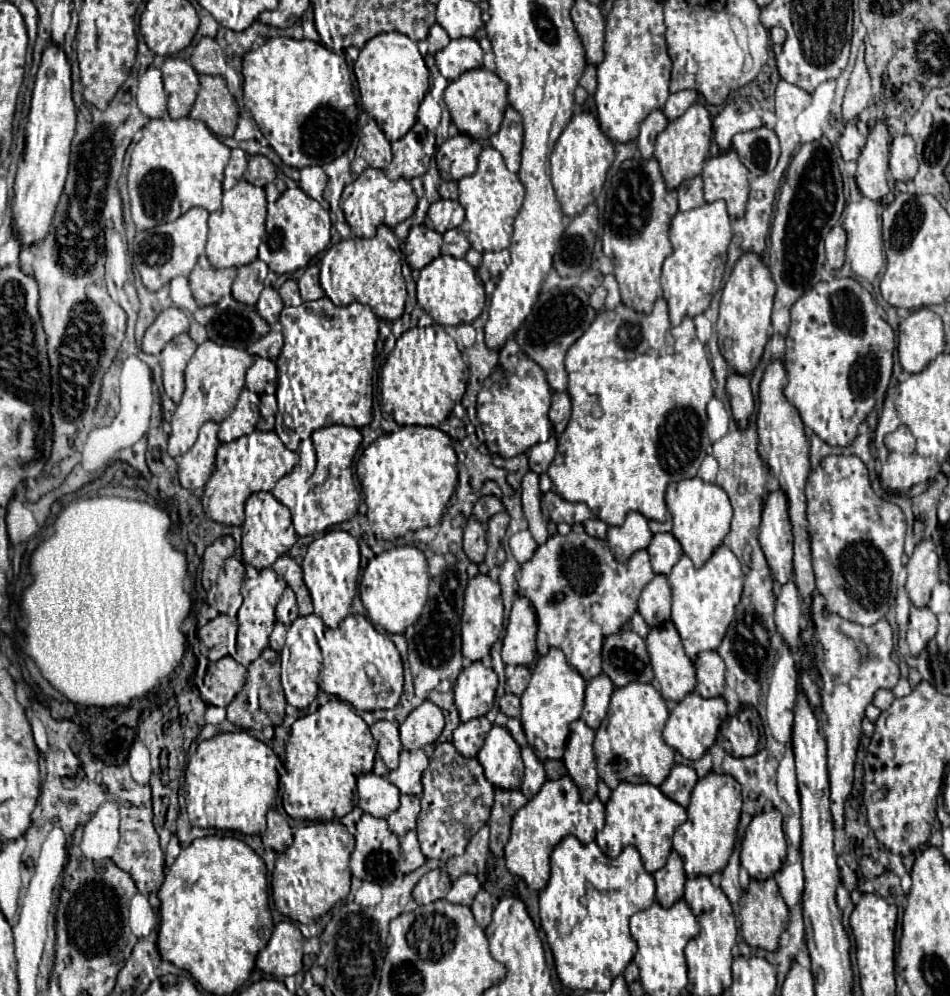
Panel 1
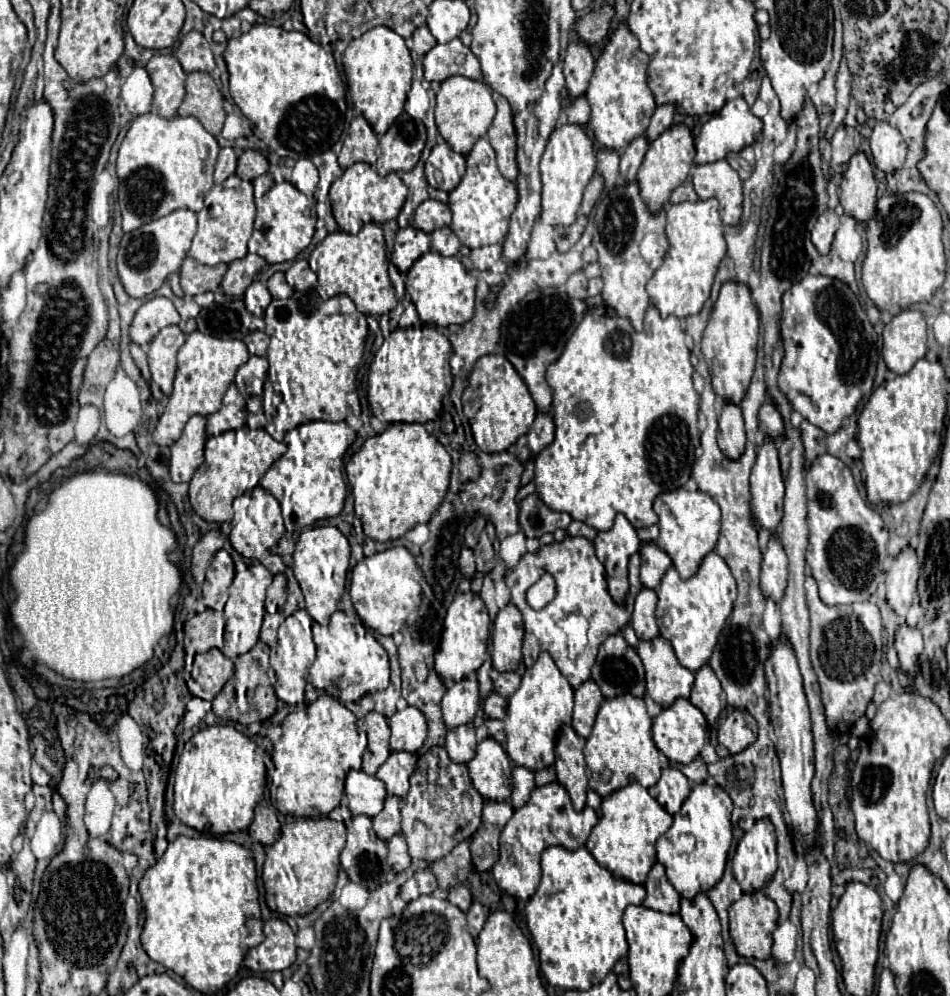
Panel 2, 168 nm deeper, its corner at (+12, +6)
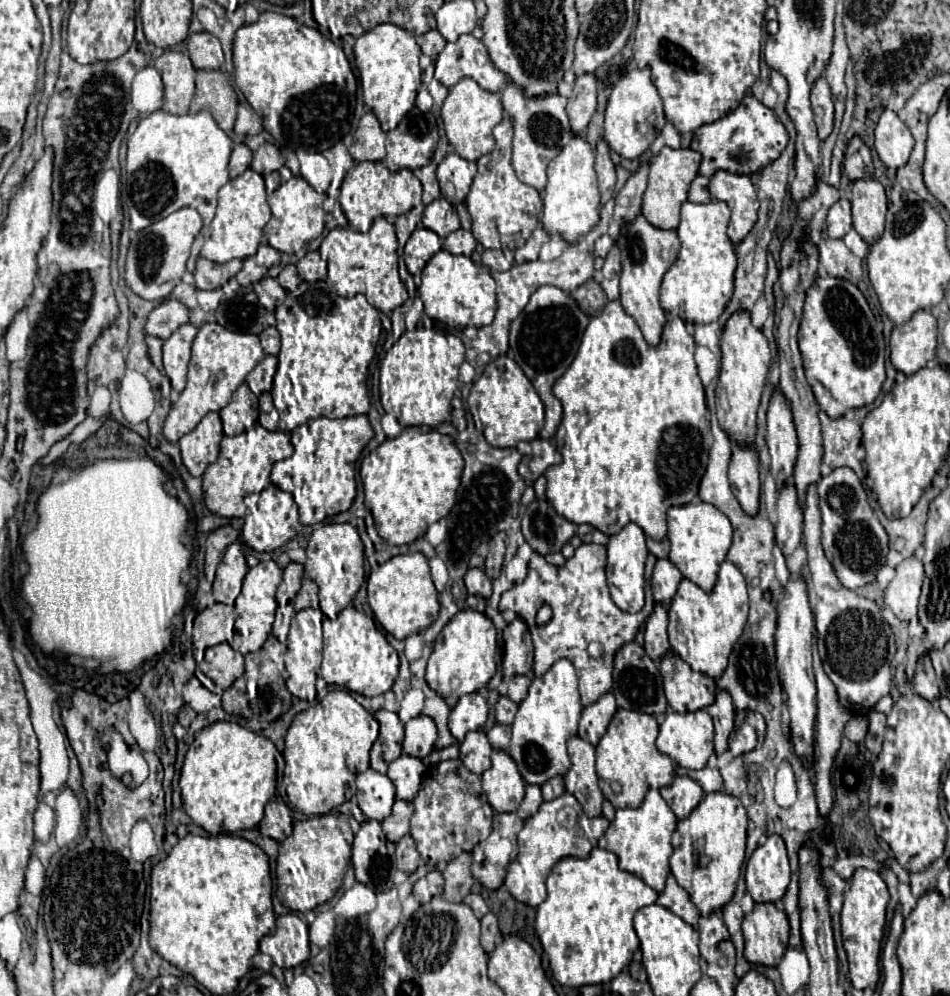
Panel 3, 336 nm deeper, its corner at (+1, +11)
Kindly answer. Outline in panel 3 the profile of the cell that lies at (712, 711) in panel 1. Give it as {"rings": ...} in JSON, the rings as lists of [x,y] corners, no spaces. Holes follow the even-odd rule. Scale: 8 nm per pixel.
{"rings":[[[670,711],[666,713],[664,723],[660,725],[660,733],[656,739],[656,745],[662,753],[670,755],[672,759],[678,761],[678,765],[686,769],[702,769],[708,761],[708,757],[714,753],[714,743],[712,743],[712,717],[704,711],[686,711],[686,713],[676,713]]]}

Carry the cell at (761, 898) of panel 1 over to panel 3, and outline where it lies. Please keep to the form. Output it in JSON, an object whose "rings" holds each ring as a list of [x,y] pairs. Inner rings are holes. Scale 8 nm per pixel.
{"rings":[[[756,903],[754,911],[744,915],[744,957],[750,963],[776,967],[788,945],[788,917],[776,903]]]}

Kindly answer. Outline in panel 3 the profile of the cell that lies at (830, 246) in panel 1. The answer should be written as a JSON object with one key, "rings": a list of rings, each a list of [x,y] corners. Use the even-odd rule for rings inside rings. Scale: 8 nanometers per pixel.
{"rings":[[[840,199],[836,205],[828,209],[826,217],[826,233],[828,237],[840,239],[852,229],[852,213],[850,213],[850,201]]]}

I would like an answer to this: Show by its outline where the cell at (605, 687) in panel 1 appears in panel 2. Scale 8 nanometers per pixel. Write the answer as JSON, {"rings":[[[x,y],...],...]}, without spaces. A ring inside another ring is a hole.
{"rings":[[[593,680],[585,682],[579,690],[575,690],[575,708],[573,708],[571,726],[581,738],[589,738],[591,728],[595,724],[595,716],[601,708],[603,700],[605,698],[603,698],[599,686],[595,686]]]}

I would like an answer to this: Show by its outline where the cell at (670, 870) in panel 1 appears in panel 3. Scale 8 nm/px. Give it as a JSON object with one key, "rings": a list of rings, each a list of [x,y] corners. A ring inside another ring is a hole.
{"rings":[[[672,873],[668,875],[666,887],[664,887],[664,891],[660,893],[656,905],[662,905],[662,907],[670,909],[672,913],[676,913],[678,917],[682,917],[686,923],[690,923],[690,925],[694,925],[694,927],[698,925],[698,915],[700,915],[700,913],[698,913],[696,905],[690,901],[690,895],[676,883],[676,879],[674,879]]]}

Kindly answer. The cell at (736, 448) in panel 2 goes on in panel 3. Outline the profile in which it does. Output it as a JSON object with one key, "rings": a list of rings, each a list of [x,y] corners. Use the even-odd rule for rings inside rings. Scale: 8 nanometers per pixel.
{"rings":[[[738,445],[734,447],[728,475],[732,493],[738,497],[742,509],[754,515],[758,511],[760,499],[760,477],[758,477],[758,455],[752,445],[746,445],[746,449],[738,449]]]}

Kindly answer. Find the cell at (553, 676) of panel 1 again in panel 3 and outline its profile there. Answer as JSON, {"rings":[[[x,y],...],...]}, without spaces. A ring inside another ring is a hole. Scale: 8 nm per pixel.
{"rings":[[[558,659],[542,677],[536,677],[528,689],[526,699],[520,703],[516,719],[512,723],[512,743],[508,753],[518,763],[518,771],[530,785],[544,785],[554,775],[564,775],[570,769],[570,757],[566,753],[566,741],[578,731],[578,721],[582,713],[580,693],[578,693],[578,675],[570,661]]]}

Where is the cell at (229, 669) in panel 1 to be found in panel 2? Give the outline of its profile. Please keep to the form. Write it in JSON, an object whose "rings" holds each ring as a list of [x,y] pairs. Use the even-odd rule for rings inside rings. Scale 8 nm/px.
{"rings":[[[217,648],[195,656],[193,680],[201,686],[201,698],[213,700],[225,682],[233,676],[233,662],[225,658]]]}

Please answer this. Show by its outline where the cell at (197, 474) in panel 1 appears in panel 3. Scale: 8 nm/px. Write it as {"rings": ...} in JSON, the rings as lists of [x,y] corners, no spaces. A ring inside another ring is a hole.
{"rings":[[[208,413],[192,433],[184,435],[178,441],[182,461],[190,475],[200,477],[206,471],[206,467],[218,459],[222,437],[224,433],[222,433],[220,415]]]}

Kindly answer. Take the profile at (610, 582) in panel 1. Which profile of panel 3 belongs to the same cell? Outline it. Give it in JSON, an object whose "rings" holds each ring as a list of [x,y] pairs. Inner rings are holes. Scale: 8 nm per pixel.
{"rings":[[[582,543],[570,559],[562,567],[550,565],[540,553],[530,557],[528,577],[508,589],[500,599],[500,611],[512,609],[516,615],[522,615],[528,623],[532,641],[534,641],[534,673],[536,677],[544,675],[550,665],[562,657],[566,657],[578,671],[580,677],[580,695],[582,705],[592,705],[602,693],[612,689],[612,659],[620,645],[632,641],[638,629],[644,625],[648,615],[652,613],[654,599],[650,591],[650,575],[656,563],[654,555],[646,559],[646,605],[640,613],[624,613],[618,609],[610,597],[606,585],[606,547],[596,543]],[[548,603],[552,609],[552,619],[546,625],[536,623],[538,609]],[[590,641],[600,641],[604,645],[604,655],[598,661],[590,661],[586,645]]]}

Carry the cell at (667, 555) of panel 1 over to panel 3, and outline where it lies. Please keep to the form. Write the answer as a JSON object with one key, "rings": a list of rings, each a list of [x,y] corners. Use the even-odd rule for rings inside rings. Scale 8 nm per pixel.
{"rings":[[[658,559],[652,573],[652,591],[654,601],[668,605],[678,589],[678,583],[682,579],[682,573],[670,559]]]}

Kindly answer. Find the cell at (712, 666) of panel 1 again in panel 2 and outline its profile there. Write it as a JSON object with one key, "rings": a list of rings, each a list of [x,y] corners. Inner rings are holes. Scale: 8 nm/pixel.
{"rings":[[[703,666],[695,674],[695,684],[693,684],[693,692],[691,692],[691,704],[697,706],[705,714],[709,726],[715,724],[715,720],[717,720],[717,716],[721,712],[719,694],[721,694],[721,684],[719,684],[715,672],[709,666]]]}

